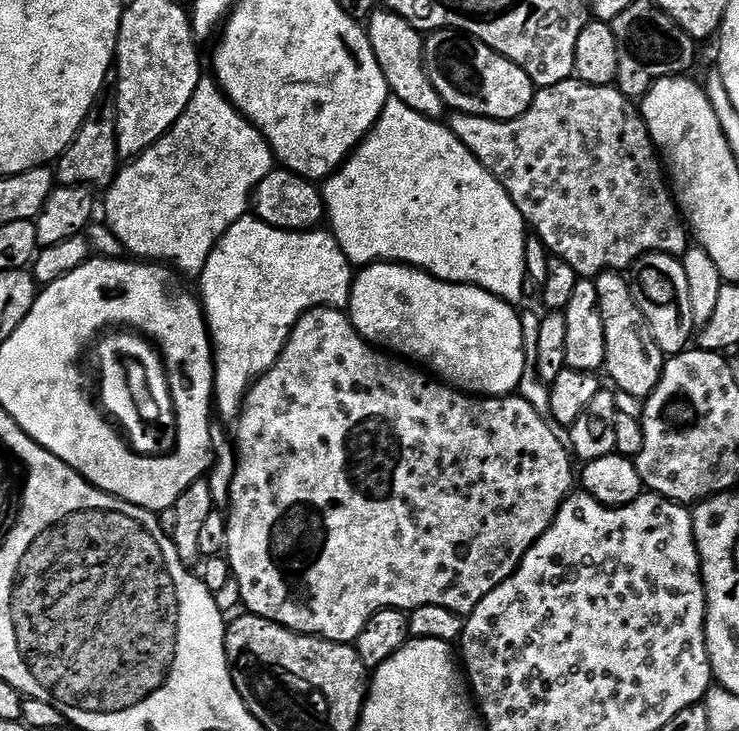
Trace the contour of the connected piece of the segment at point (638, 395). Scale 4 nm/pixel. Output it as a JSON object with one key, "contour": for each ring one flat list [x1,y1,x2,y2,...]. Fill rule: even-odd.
{"contour":[[603,272,595,277,598,306,602,310,602,326,606,330,606,358,603,371,617,384,621,393,643,401,658,386,664,369,665,354,654,342,654,334,646,322,646,314,638,306,632,285,619,272]]}

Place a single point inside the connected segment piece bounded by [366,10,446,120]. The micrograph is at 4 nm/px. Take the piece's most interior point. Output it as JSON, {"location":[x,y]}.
{"location":[399,47]}

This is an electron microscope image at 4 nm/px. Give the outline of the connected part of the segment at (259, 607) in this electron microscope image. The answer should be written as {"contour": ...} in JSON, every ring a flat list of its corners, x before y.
{"contour":[[321,306,301,314,274,366,263,372,248,391,238,427,240,430,234,437,236,473,226,509,226,555,232,577,241,591,241,605,251,615,281,624,292,632,332,640,335,644,355,645,358,634,366,630,366,622,387,608,411,610,422,606,446,606,446,610,454,610,466,618,490,590,502,586,506,578,514,575,530,546,546,534,562,502,573,495,578,484,577,473,572,473,574,460,569,449,558,442,553,425,530,402,519,394,473,396,439,379,429,378,409,361,363,340,347,311,338,308]]}

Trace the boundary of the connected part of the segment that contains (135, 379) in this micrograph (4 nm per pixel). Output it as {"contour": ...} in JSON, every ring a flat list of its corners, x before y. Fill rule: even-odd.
{"contour":[[157,351,154,360,159,362,140,362,134,358,124,356,120,362,124,380,122,378,98,378,98,400,103,411,118,425,129,444,140,453,141,456,167,456,175,449,178,443,178,429,176,427,176,408,172,404,172,395,168,385,168,371,164,369,163,359]]}

